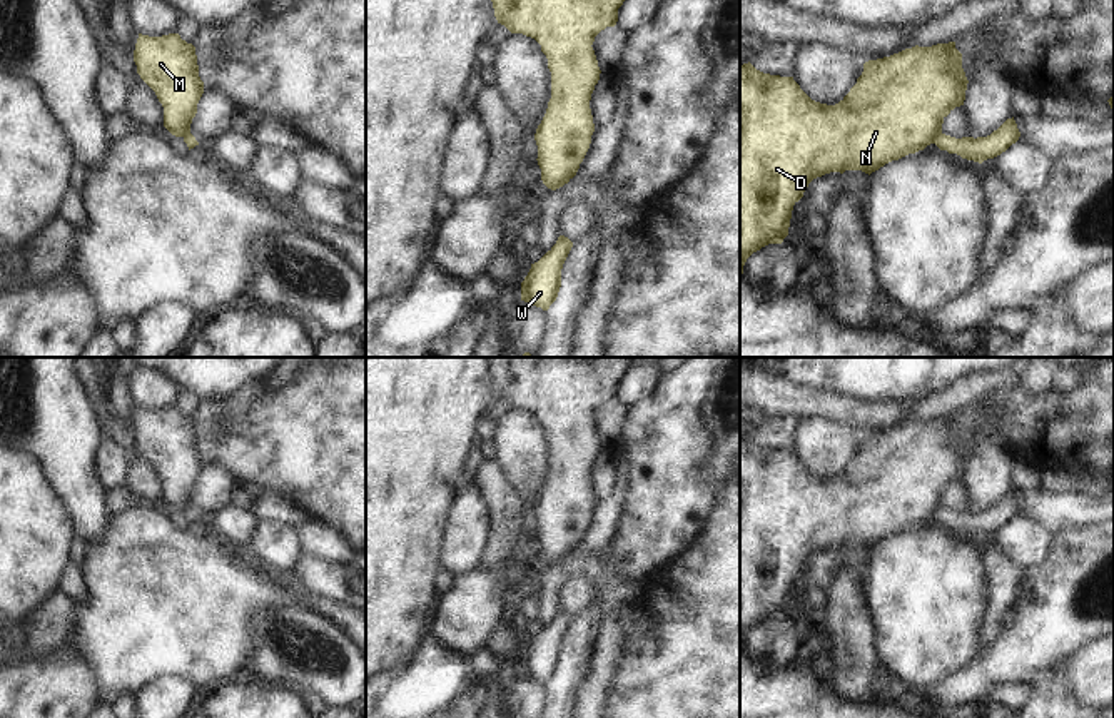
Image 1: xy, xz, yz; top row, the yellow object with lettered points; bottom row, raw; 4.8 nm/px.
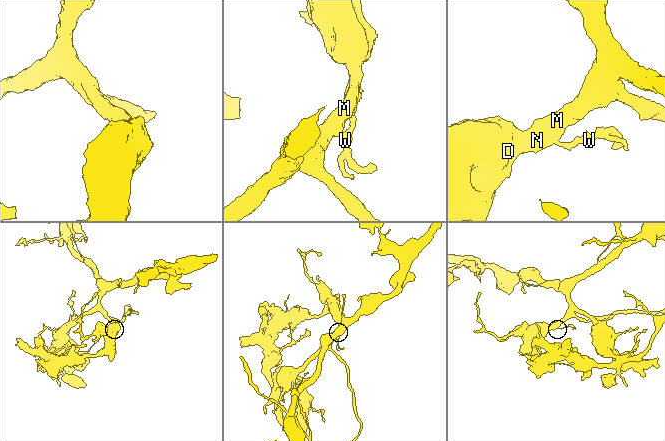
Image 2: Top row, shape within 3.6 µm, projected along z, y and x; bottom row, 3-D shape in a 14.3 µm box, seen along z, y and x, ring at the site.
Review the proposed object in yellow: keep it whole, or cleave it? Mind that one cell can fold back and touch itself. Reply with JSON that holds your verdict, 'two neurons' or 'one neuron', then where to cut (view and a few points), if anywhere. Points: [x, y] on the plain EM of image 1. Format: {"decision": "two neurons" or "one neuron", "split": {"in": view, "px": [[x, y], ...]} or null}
{"decision": "two neurons", "split": {"in": "yz", "px": [[941, 506], [932, 516]]}}

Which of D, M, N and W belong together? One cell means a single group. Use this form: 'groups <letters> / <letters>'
groups D M N / W

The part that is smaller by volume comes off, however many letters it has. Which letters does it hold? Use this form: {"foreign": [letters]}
{"foreign": ["W"]}

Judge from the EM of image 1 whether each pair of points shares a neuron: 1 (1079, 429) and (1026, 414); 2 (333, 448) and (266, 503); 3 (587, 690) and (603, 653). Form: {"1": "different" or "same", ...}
{"1": "same", "2": "different", "3": "same"}

